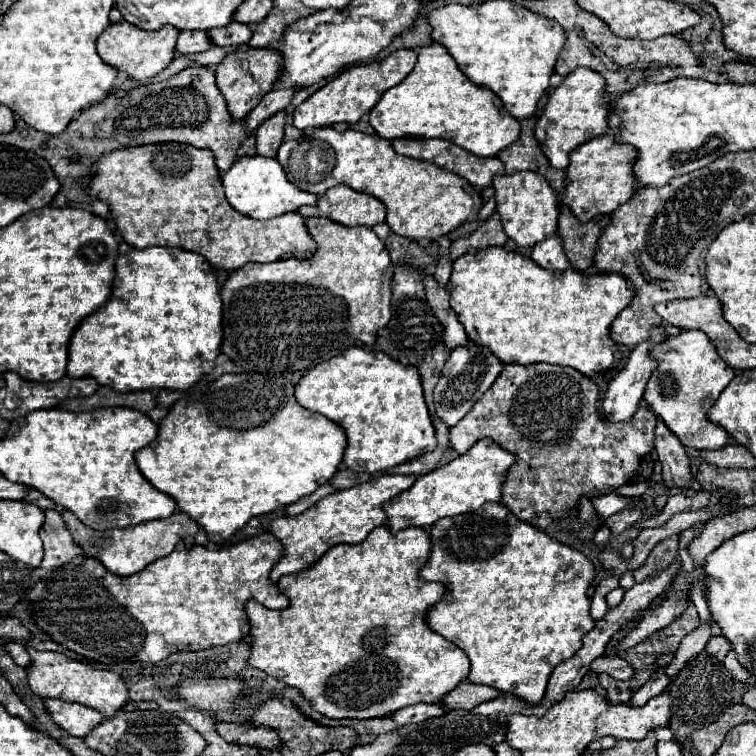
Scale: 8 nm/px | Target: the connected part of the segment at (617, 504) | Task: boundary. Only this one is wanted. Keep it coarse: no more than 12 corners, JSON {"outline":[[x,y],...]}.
{"outline":[[616,493],[590,497],[594,509],[606,519],[632,501]]}

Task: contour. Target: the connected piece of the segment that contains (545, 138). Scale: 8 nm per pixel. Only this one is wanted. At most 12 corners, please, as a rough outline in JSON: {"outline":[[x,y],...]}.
{"outline":[[588,67],[550,91],[534,135],[552,167],[608,133],[604,79]]}

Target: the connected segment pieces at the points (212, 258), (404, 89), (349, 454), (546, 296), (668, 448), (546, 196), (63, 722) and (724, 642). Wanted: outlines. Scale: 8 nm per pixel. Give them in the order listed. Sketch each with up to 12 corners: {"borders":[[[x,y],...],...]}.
{"borders":[[[208,149],[108,151],[88,193],[136,249],[308,259],[298,213],[234,211]],[[440,43],[372,107],[388,141],[494,157],[520,123]],[[350,347],[294,395],[380,473],[436,447],[418,369]],[[502,247],[452,263],[450,307],[502,363],[586,377],[620,357],[616,273]],[[662,421],[656,453],[668,489],[692,485],[686,449]],[[536,173],[494,179],[496,213],[518,247],[558,229],[556,191]],[[44,699],[54,723],[84,737],[104,717],[80,703]],[[722,635],[712,637],[706,653],[720,659],[728,655],[730,643]]]}

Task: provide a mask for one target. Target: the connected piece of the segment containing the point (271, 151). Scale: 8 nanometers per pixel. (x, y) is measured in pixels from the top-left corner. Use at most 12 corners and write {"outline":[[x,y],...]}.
{"outline":[[280,111],[256,131],[256,153],[276,157],[284,137]]}

